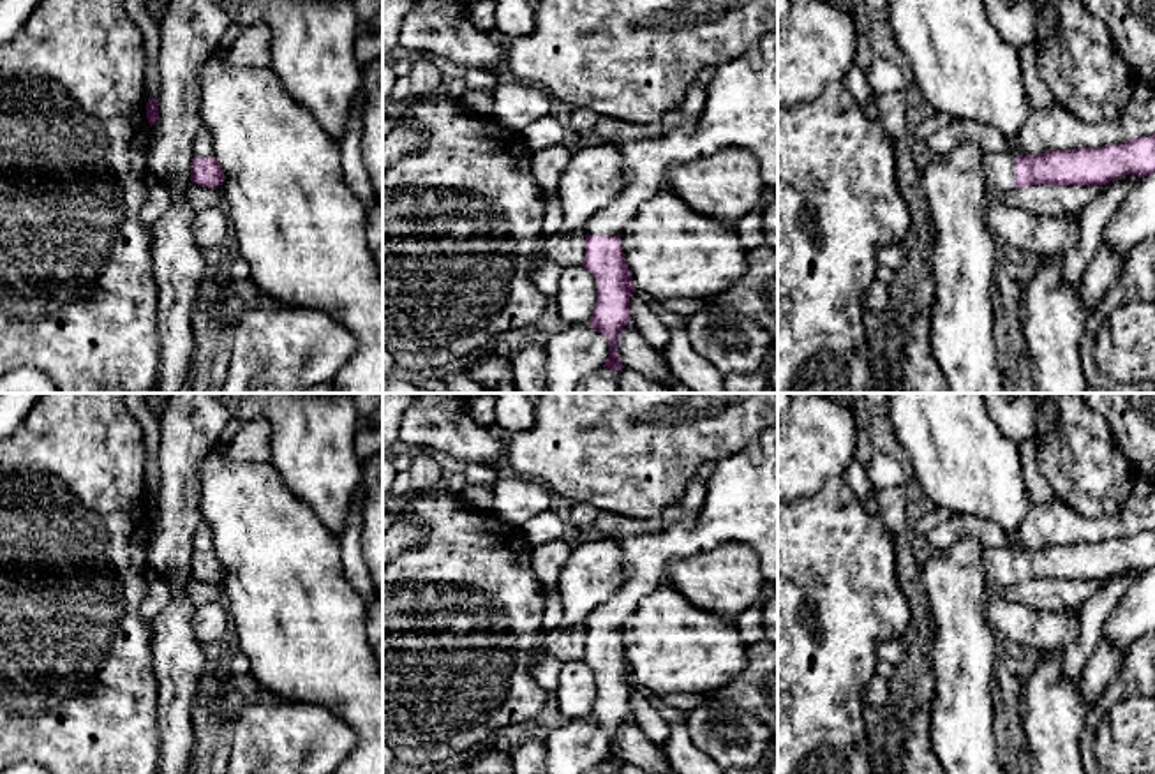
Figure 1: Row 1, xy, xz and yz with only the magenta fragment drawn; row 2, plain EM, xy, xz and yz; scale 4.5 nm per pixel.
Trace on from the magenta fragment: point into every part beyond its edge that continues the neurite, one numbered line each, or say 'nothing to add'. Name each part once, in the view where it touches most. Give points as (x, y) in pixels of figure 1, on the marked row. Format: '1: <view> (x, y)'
1: xz (741, 103)

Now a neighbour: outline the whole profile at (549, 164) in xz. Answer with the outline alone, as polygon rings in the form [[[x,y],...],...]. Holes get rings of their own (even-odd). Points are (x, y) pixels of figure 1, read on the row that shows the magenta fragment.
[[[564,143],[533,153],[533,176],[545,196],[559,196],[571,152]]]

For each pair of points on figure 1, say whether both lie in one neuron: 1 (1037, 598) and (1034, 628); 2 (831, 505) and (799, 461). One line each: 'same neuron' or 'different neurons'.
1: different neurons
2: different neurons

